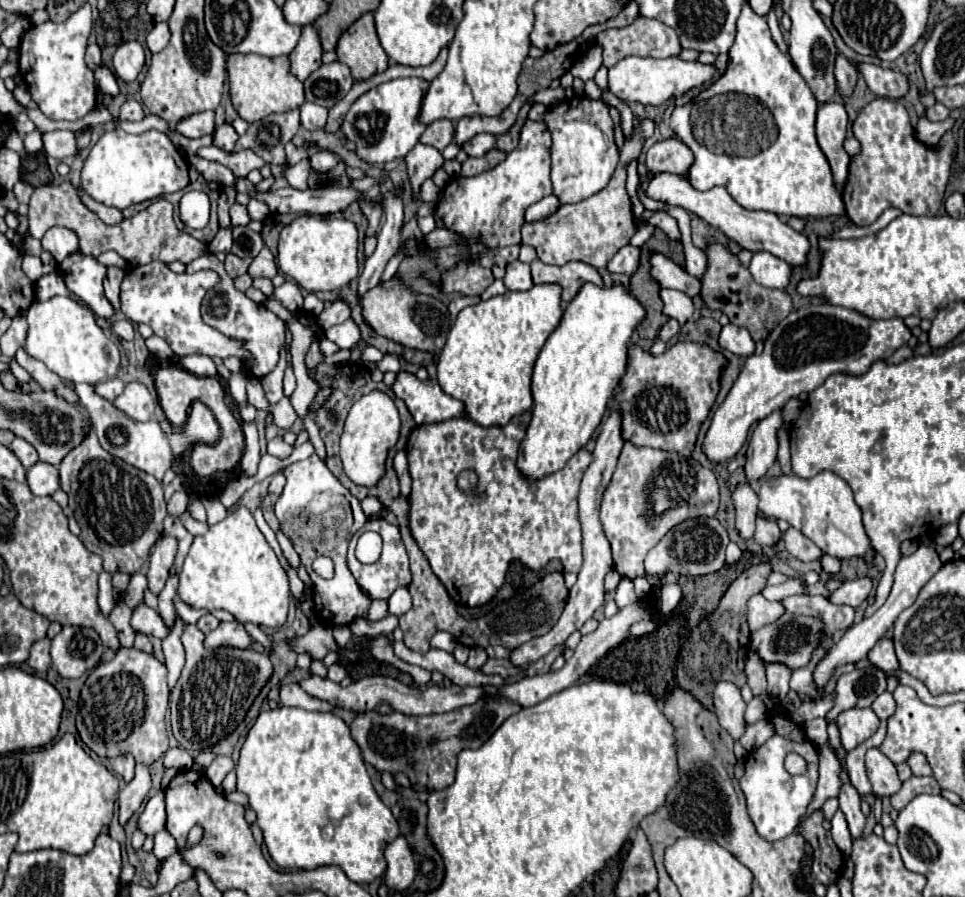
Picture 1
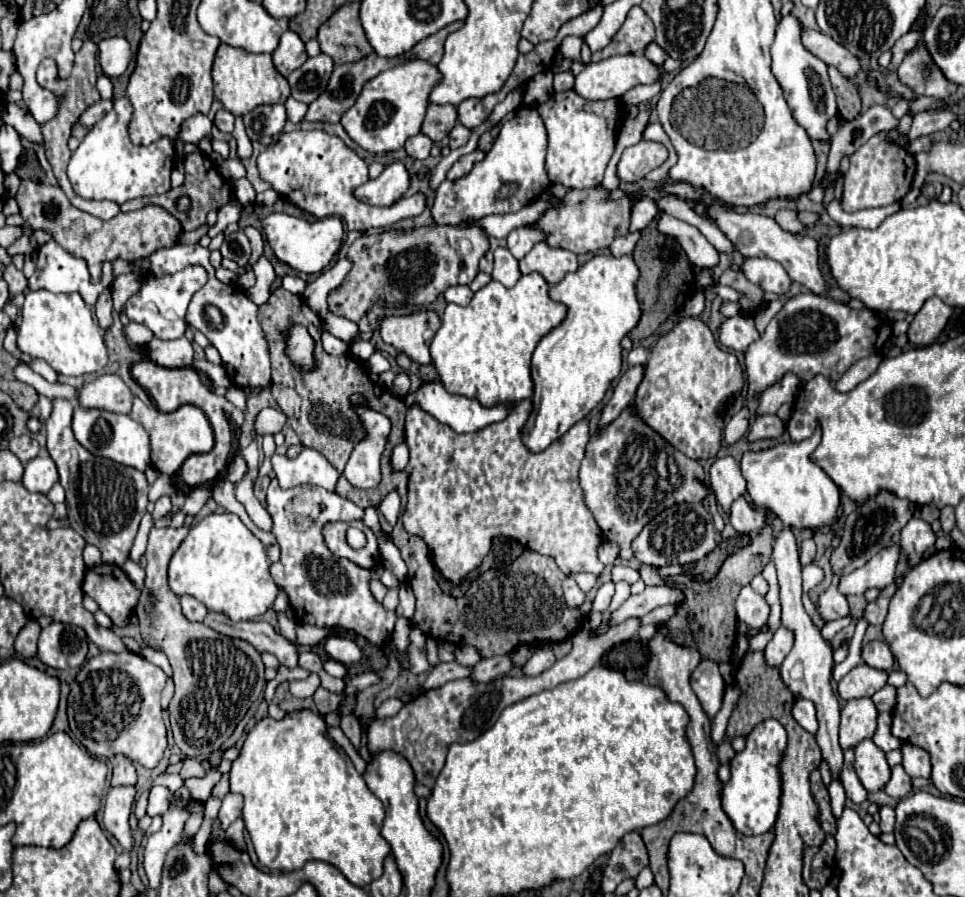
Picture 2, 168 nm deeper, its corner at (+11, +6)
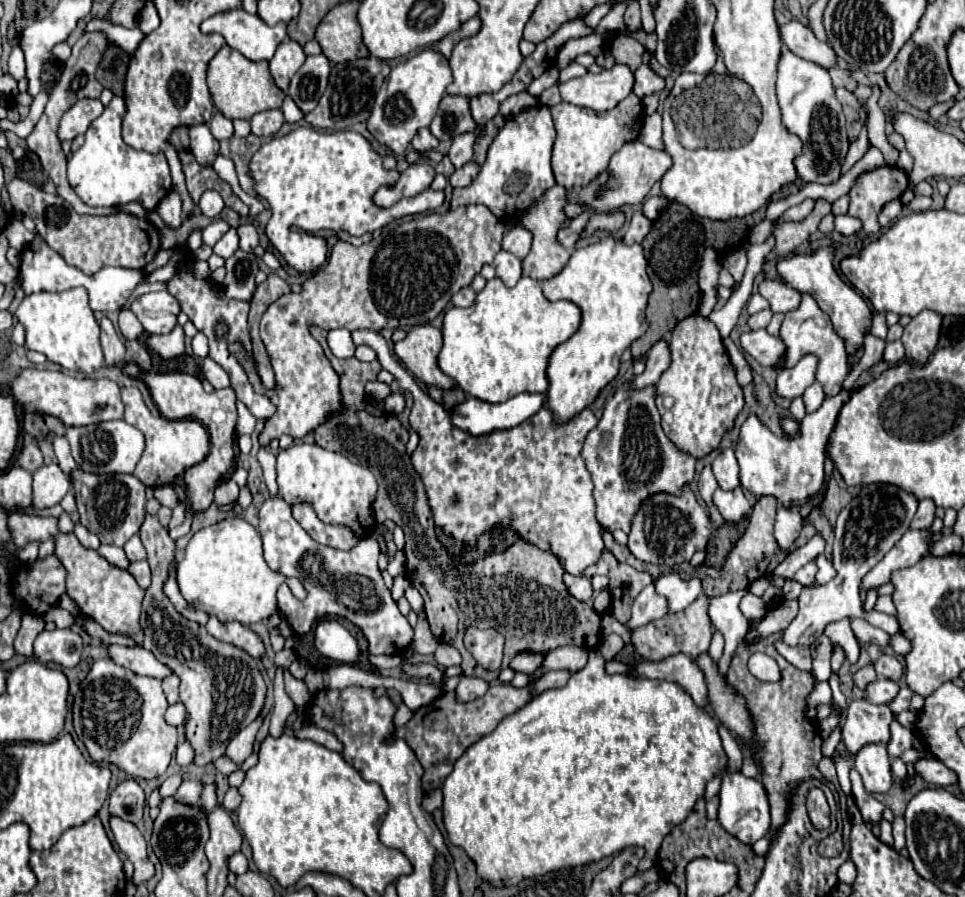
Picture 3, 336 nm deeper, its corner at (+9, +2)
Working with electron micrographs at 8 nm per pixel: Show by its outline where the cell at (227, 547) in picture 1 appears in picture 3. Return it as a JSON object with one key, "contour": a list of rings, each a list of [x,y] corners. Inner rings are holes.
{"contour":[[[241,517],[223,519],[193,535],[185,547],[183,559],[177,563],[177,583],[183,597],[195,609],[215,615],[219,621],[239,621],[243,625],[267,621],[273,613],[277,613],[275,593],[282,583],[287,583],[298,599],[306,597],[305,588],[299,580],[269,569],[263,559],[259,531]]]}

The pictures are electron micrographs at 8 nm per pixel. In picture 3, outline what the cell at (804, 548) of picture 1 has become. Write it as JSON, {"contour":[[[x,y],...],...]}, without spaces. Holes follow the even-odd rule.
{"contour":[[[811,561],[811,563],[807,563],[805,567],[801,567],[797,573],[795,573],[795,581],[799,581],[803,587],[811,587],[811,585],[815,585],[815,573],[817,573],[817,565],[815,565],[815,561]]]}

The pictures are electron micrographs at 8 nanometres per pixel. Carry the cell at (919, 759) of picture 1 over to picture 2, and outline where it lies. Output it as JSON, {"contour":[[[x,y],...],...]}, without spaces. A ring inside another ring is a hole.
{"contour":[[[903,743],[901,745],[901,755],[903,755],[903,769],[907,771],[909,777],[925,777],[929,779],[931,775],[931,763],[929,763],[929,755],[921,749],[915,747],[911,743]]]}

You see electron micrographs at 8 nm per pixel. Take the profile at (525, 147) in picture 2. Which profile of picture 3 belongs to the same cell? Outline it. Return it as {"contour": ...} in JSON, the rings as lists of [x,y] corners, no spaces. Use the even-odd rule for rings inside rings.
{"contour":[[[533,107],[517,117],[509,119],[503,129],[493,139],[487,159],[481,165],[475,181],[465,189],[455,189],[451,199],[451,209],[469,203],[487,205],[495,217],[499,219],[519,219],[533,199],[541,197],[549,187],[555,185],[555,177],[551,171],[551,149],[555,141],[555,127],[551,119],[549,107]]]}

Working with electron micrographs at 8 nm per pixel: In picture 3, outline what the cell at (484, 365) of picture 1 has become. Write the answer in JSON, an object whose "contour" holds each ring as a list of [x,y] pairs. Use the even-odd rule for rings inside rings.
{"contour":[[[495,277],[487,281],[471,307],[447,309],[443,317],[439,367],[445,375],[453,377],[465,393],[487,403],[501,403],[523,391],[545,393],[549,387],[549,357],[579,325],[581,309],[571,301],[547,301],[539,281],[521,277],[519,283],[509,289]]]}

